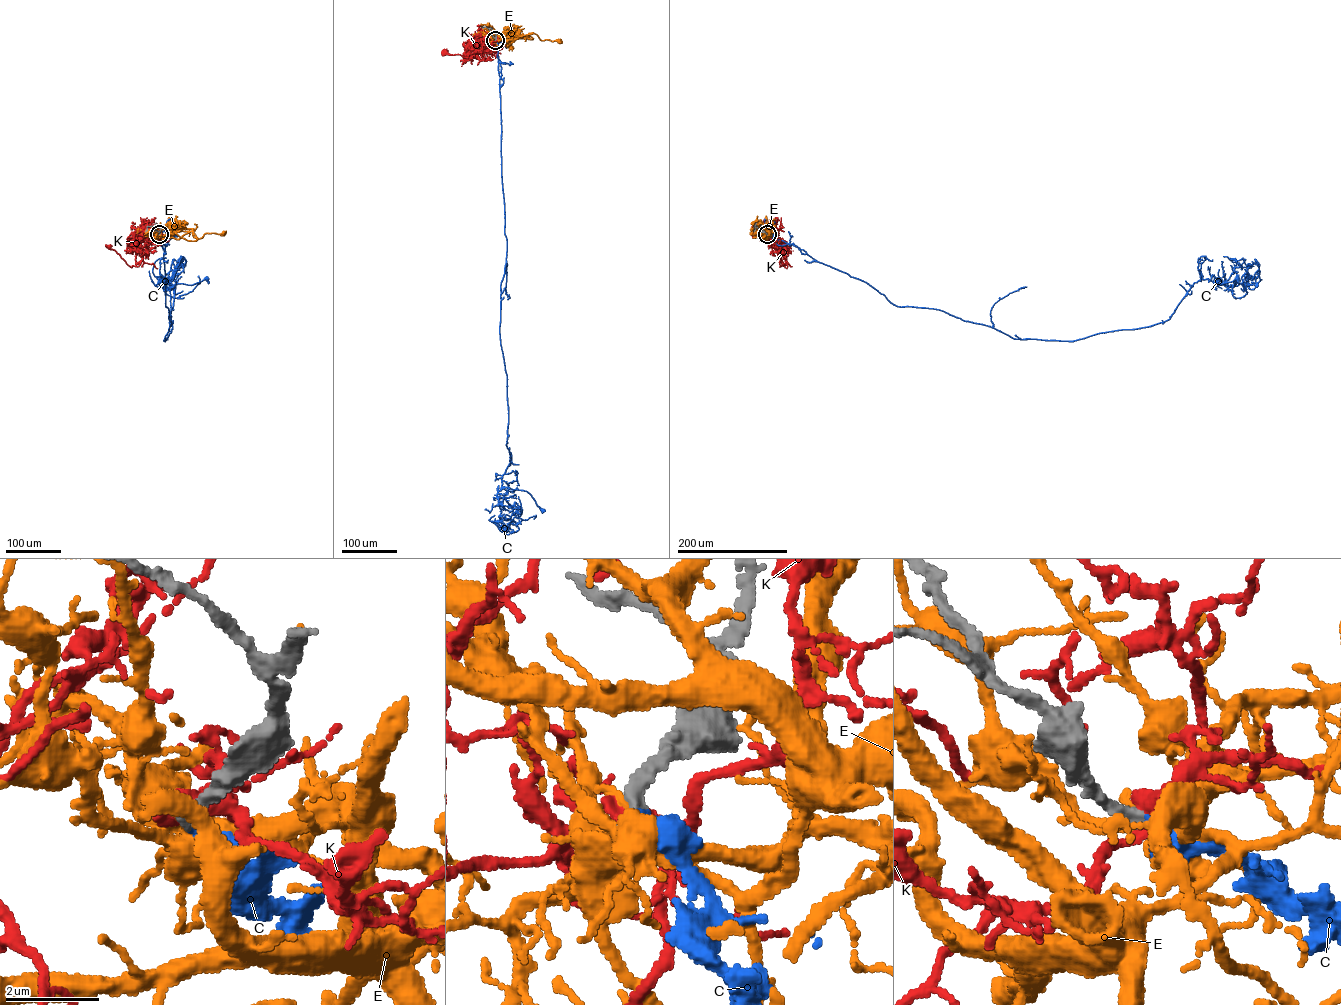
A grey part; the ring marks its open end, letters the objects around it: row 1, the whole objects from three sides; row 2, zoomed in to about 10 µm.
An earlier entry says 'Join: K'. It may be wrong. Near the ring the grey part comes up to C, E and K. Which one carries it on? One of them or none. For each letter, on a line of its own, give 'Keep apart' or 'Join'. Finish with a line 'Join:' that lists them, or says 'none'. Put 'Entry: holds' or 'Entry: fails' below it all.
C: Join
E: Keep apart
K: Keep apart
Join: C
Entry: fails

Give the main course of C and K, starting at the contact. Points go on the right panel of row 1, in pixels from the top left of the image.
C: (767, 234), (897, 306), (938, 309), (1015, 339), (1072, 341), (1151, 326), (1169, 319), (1194, 282), (1237, 279)
K: (767, 234), (770, 231), (773, 234), (771, 242), (781, 254), (780, 266), (785, 267), (778, 246)

